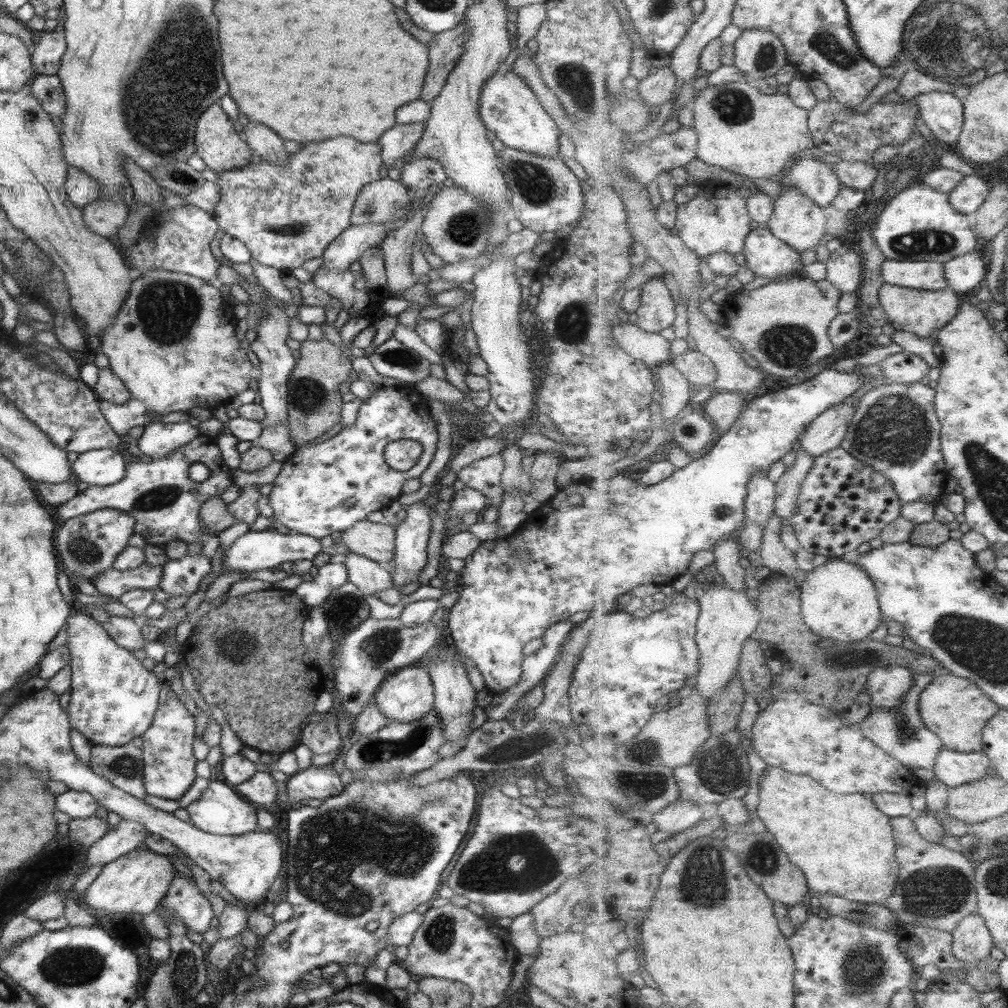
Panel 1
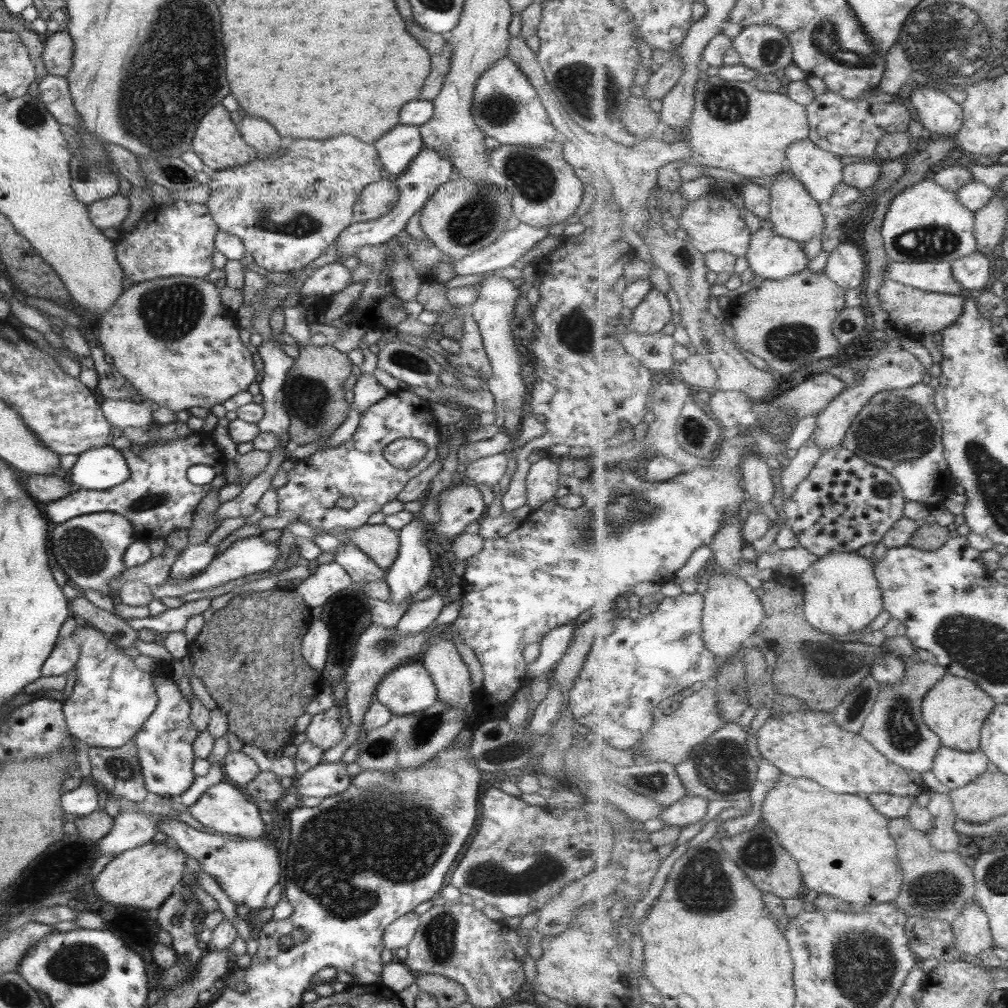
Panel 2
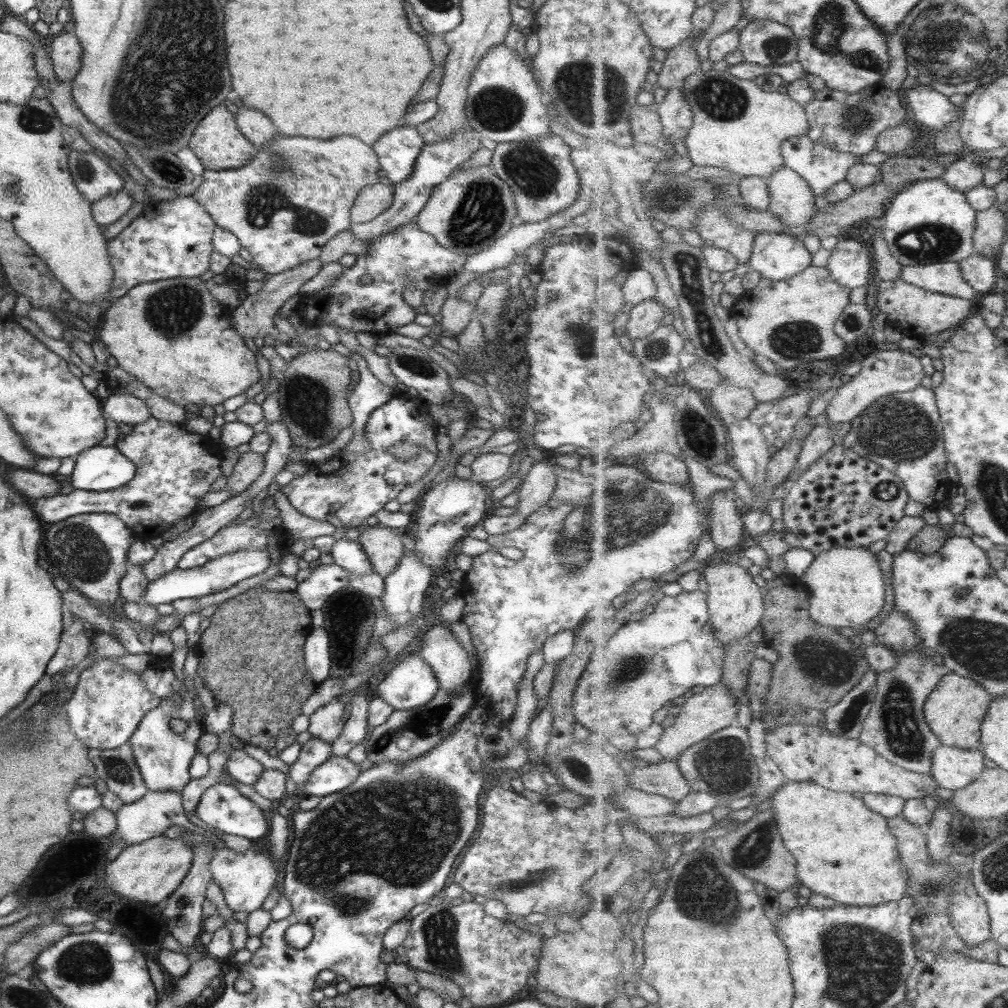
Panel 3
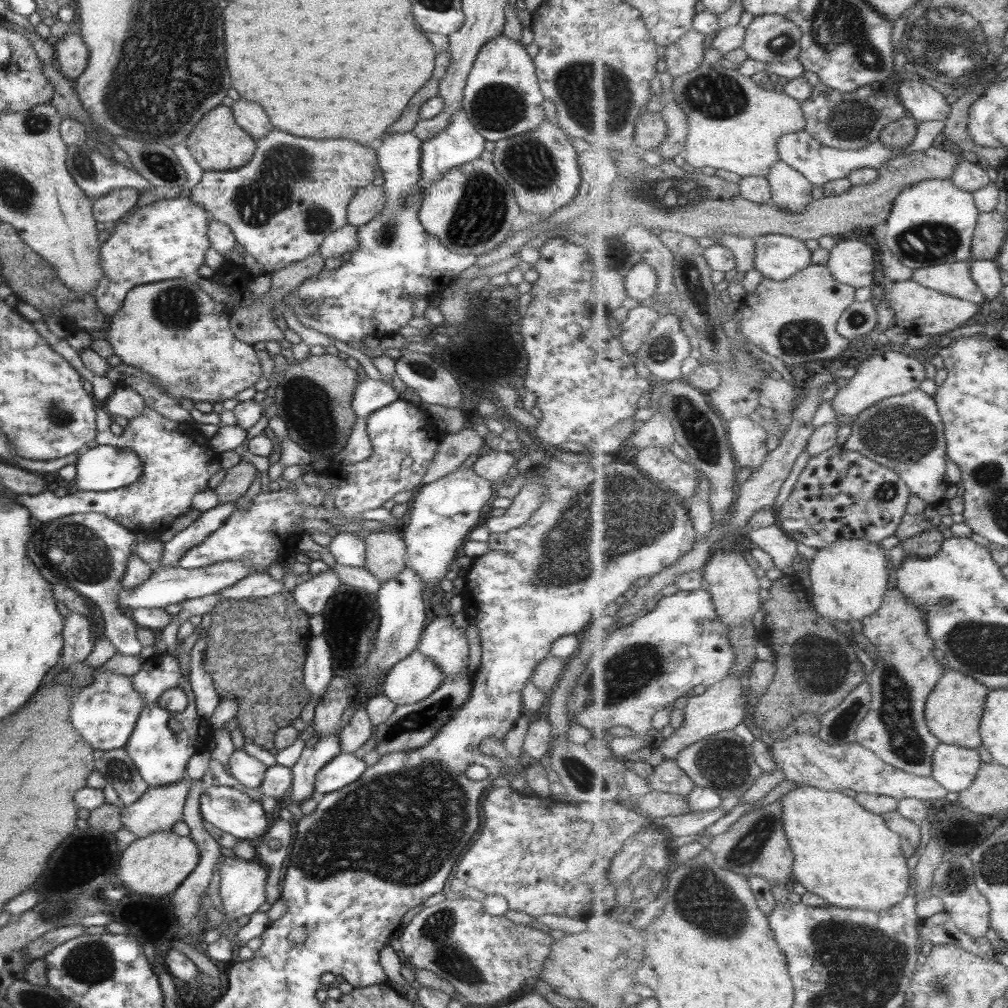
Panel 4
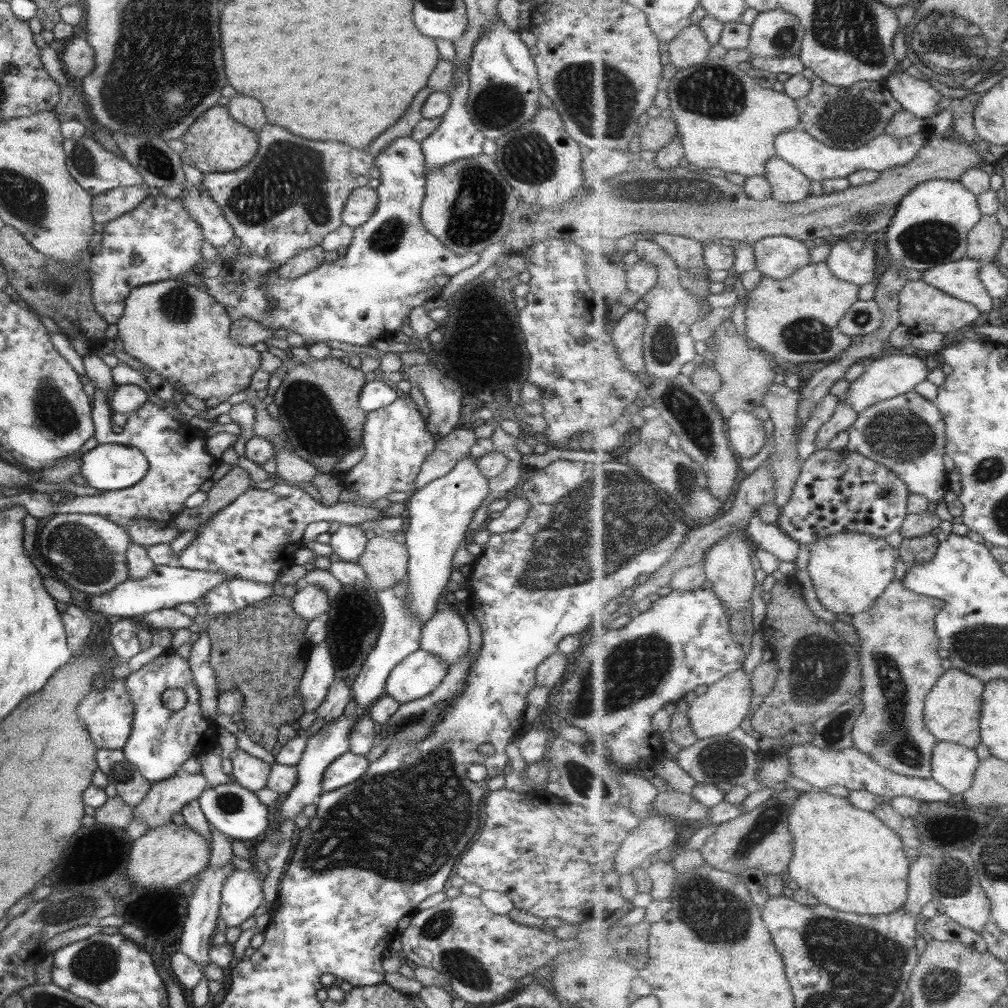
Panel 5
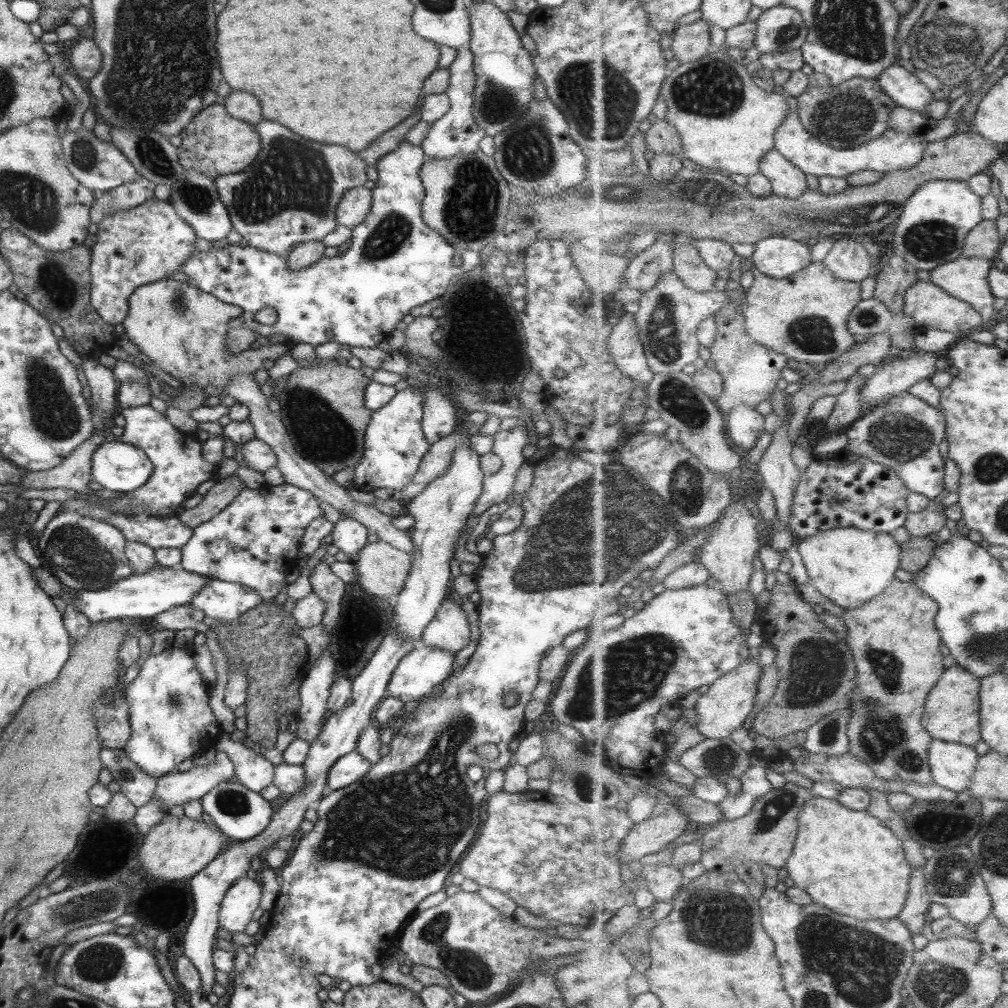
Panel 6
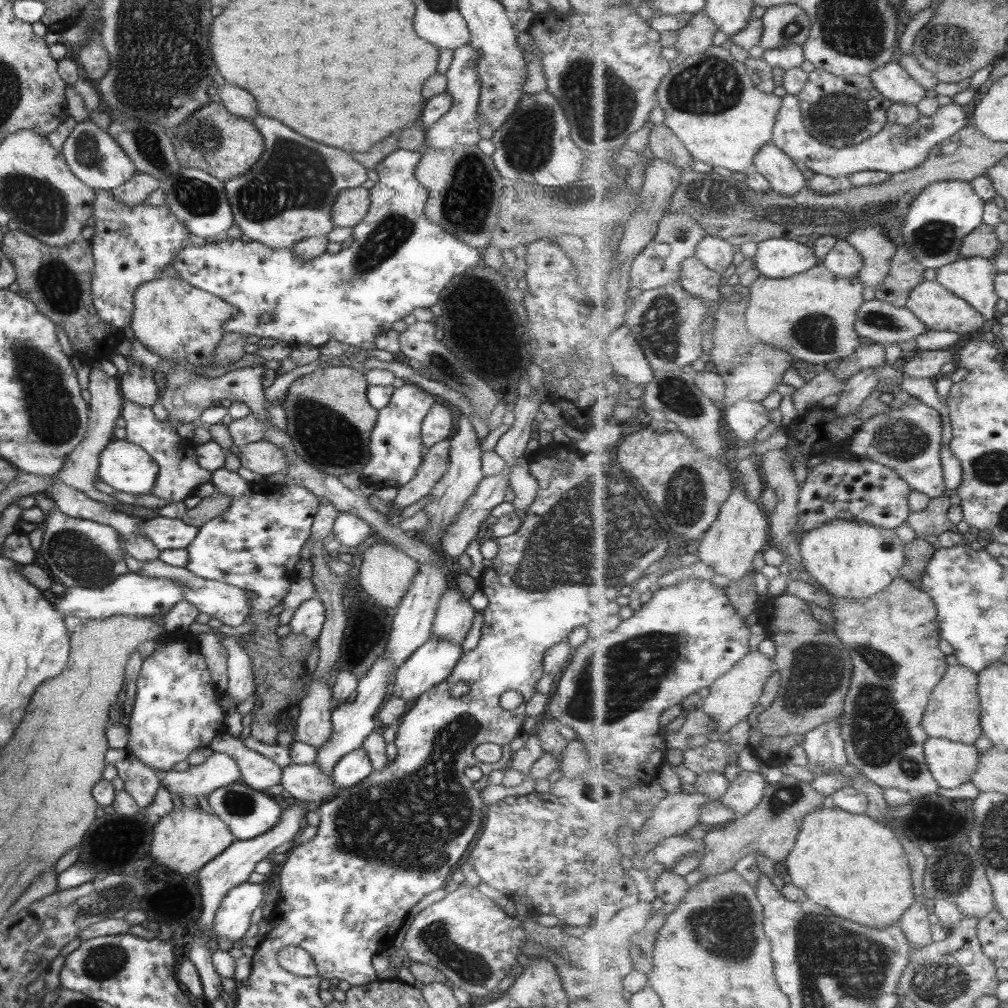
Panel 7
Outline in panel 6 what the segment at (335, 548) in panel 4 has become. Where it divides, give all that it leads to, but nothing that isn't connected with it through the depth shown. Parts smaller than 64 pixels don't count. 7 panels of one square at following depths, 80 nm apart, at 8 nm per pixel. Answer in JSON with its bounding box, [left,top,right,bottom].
[331,516,368,560]

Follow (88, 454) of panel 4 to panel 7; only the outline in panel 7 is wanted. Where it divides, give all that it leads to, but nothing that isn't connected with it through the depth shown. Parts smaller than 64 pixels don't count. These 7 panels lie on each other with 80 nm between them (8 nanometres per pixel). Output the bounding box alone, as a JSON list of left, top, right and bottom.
[96,439,157,494]

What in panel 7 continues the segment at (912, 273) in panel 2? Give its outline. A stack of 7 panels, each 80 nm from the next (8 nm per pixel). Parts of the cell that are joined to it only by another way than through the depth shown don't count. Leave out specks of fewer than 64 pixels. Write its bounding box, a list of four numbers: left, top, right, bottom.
[936,257,997,320]

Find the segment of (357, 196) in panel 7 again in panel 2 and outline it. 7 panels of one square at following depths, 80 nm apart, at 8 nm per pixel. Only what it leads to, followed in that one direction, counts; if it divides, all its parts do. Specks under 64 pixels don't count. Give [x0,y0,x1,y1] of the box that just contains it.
[353,179,397,222]

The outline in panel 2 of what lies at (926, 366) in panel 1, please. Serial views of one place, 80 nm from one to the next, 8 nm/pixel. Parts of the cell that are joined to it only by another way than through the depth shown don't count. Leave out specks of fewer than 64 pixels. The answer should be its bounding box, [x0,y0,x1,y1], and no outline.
[812,348,928,450]

